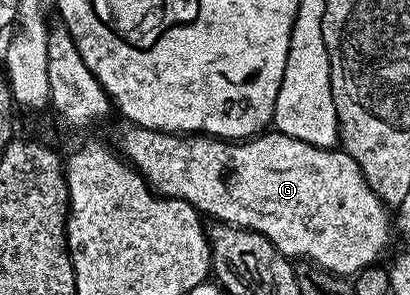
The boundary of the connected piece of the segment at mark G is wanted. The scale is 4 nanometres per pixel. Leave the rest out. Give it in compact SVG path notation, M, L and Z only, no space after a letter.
M120 119L120 122L113 127L110 141L117 154L144 176L144 180L147 181L148 187L153 193L161 197L177 197L182 199L194 206L195 209L199 209L201 214L208 216L209 213L212 216L211 220L213 222L236 225L240 229L254 231L258 235L270 239L270 243L274 243L274 247L278 247L278 251L284 254L285 257L289 259L305 257L303 259L305 262L322 268L327 273L334 273L338 277L348 279L362 272L364 268L377 264L381 260L379 257L387 251L388 244L392 241L392 233L394 237L394 217L393 214L392 217L388 214L391 213L389 206L385 205L384 200L369 187L362 175L362 171L358 167L358 163L354 163L354 159L350 159L350 155L344 152L343 148L333 147L323 149L322 147L314 147L310 143L302 143L302 139L294 139L290 135L275 131L265 131L243 141L221 141L218 137L154 131L150 127L135 125L133 121L127 119Z

